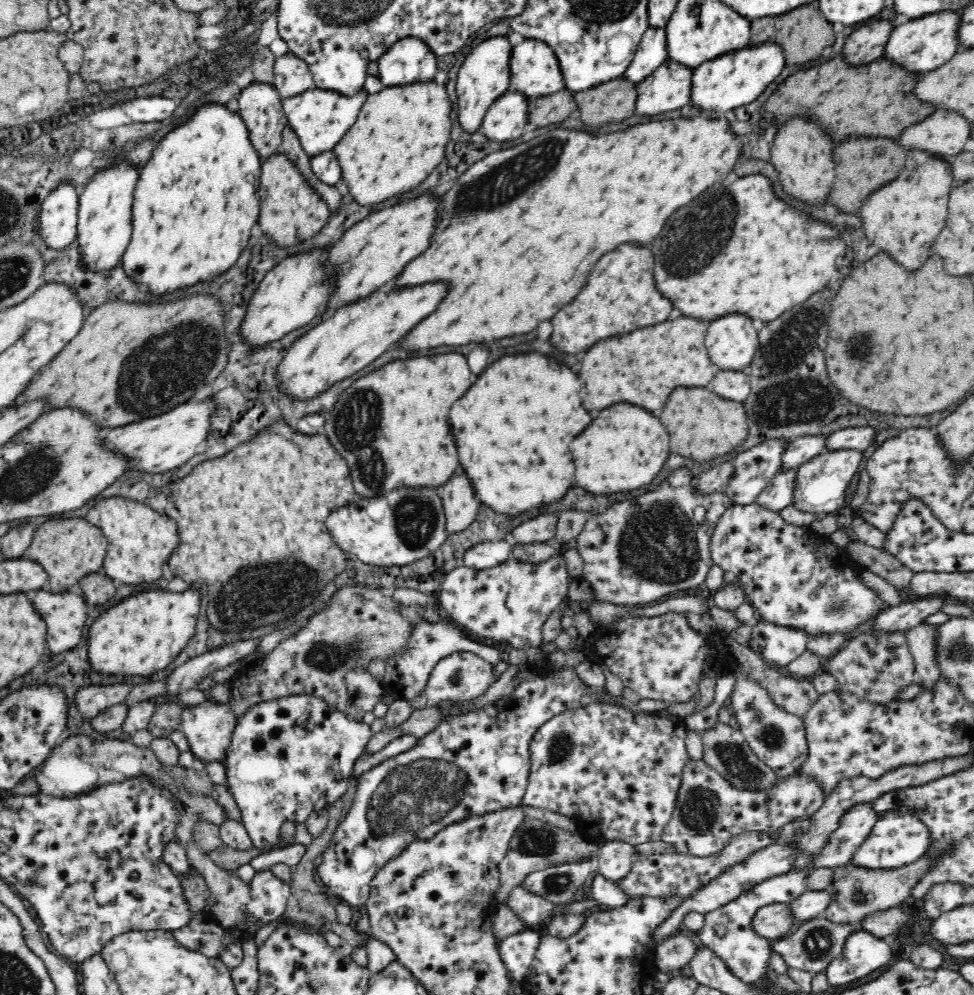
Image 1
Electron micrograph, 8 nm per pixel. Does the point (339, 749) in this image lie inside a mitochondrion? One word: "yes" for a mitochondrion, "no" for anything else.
no

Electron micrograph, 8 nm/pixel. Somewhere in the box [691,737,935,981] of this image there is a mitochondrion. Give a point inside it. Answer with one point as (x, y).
(818, 943)

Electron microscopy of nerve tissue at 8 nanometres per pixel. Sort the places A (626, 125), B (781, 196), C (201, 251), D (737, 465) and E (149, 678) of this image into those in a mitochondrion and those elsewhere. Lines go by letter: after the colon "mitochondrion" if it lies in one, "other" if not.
A: other
B: other
C: other
D: other
E: other

